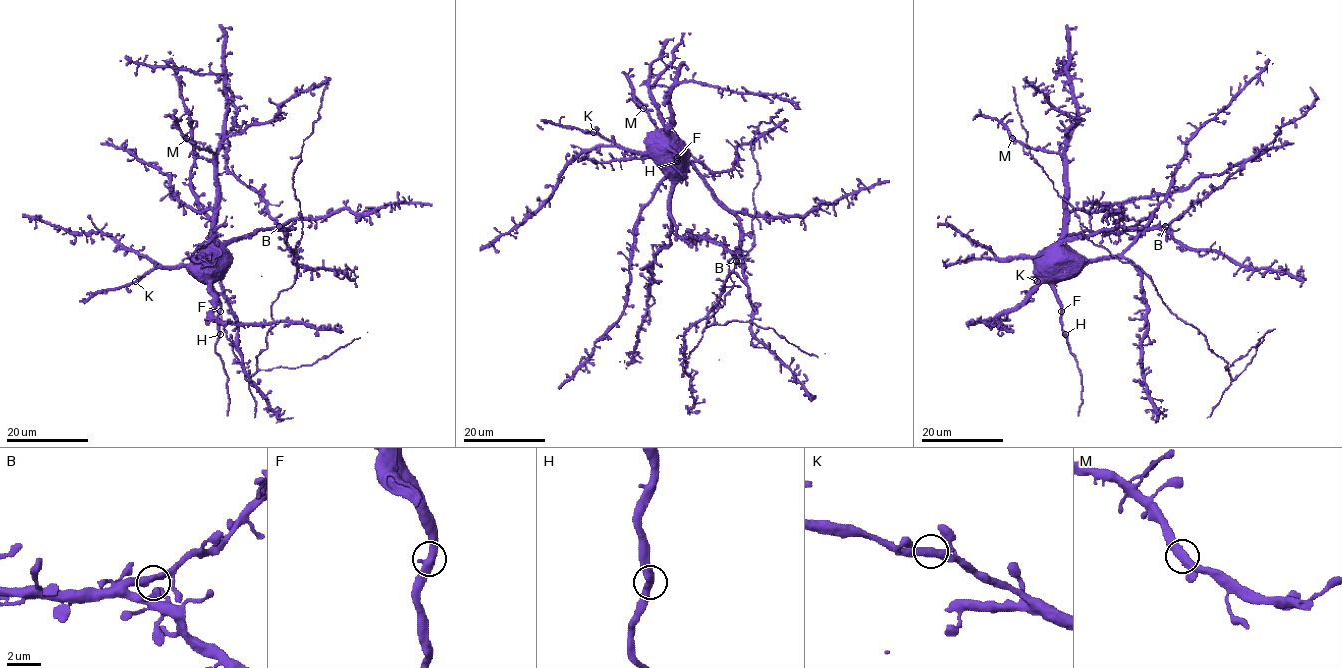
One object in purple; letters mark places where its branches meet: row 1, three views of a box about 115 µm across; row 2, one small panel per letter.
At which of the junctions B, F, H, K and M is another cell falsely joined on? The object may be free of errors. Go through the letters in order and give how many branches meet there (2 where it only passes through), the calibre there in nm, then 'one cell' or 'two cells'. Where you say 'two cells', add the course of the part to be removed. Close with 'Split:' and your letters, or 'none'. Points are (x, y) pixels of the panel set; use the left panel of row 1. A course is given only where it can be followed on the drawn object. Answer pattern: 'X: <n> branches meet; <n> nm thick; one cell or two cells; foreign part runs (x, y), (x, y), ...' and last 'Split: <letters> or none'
B: 2 branches meet; 440 nm thick; one cell
F: 2 branches meet; 480 nm thick; one cell
H: 2 branches meet; 480 nm thick; one cell
K: 2 branches meet; 460 nm thick; one cell
M: 2 branches meet; 460 nm thick; one cell
Split: none

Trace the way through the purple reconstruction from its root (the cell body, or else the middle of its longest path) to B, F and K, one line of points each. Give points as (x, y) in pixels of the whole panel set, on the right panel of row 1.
B: (1056, 265), (1055, 252), (1068, 239), (1120, 227), (1165, 226)
F: (1056, 265), (1054, 288), (1061, 311)
K: (1056, 265), (1055, 280), (1056, 267), (1049, 267), (1037, 281)

